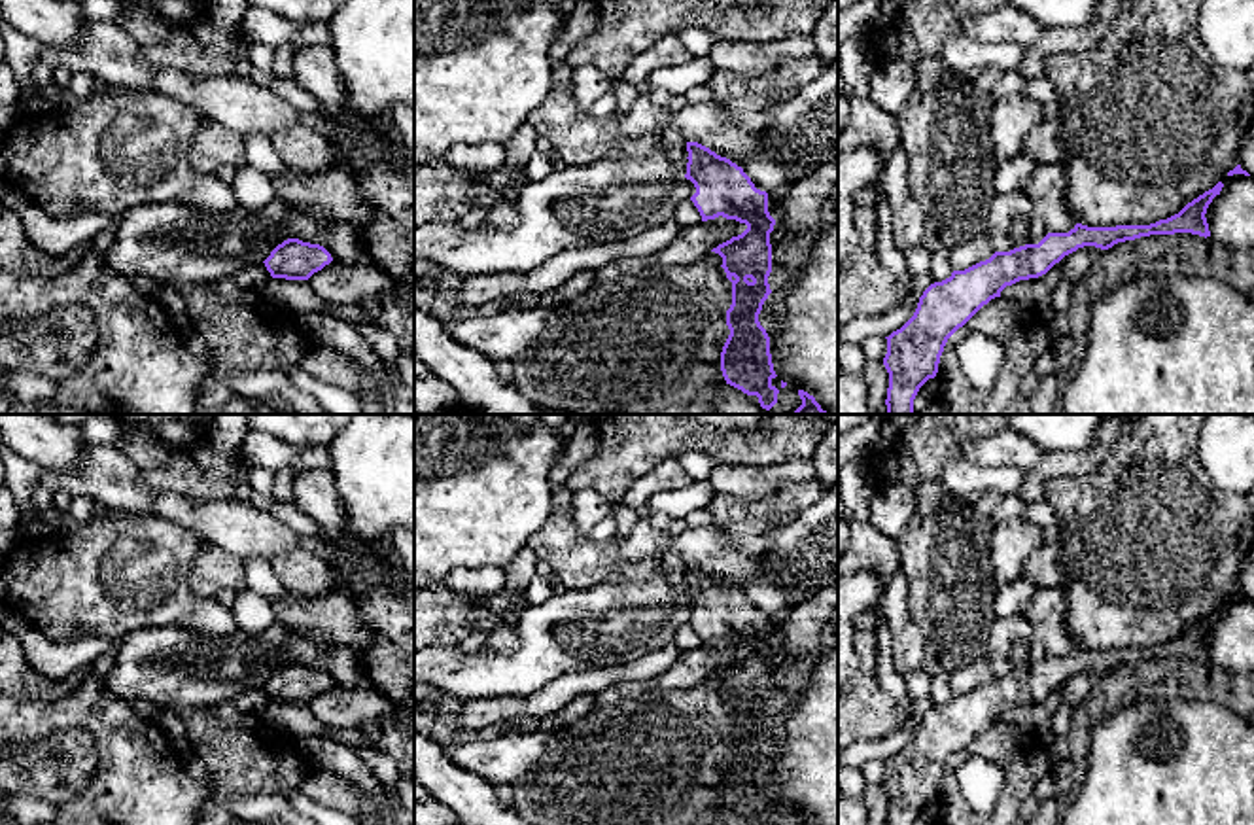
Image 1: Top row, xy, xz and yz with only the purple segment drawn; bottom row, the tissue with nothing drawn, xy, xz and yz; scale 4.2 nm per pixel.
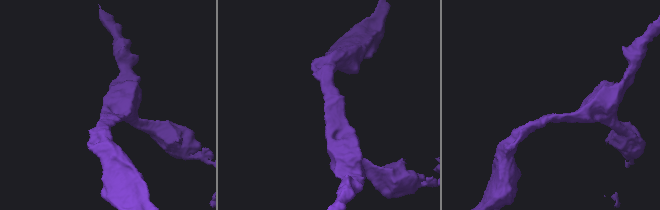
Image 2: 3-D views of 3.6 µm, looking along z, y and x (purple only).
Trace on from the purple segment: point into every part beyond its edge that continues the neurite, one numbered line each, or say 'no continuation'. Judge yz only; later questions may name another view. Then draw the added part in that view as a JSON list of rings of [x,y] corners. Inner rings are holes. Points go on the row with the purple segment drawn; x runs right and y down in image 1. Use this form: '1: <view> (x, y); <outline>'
no continuation

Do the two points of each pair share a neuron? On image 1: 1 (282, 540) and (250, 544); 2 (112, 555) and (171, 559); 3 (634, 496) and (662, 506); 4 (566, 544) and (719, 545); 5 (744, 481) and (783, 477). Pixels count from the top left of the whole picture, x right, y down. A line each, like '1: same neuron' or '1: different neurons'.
1: same neuron
2: same neuron
3: different neurons
4: same neuron
5: same neuron

